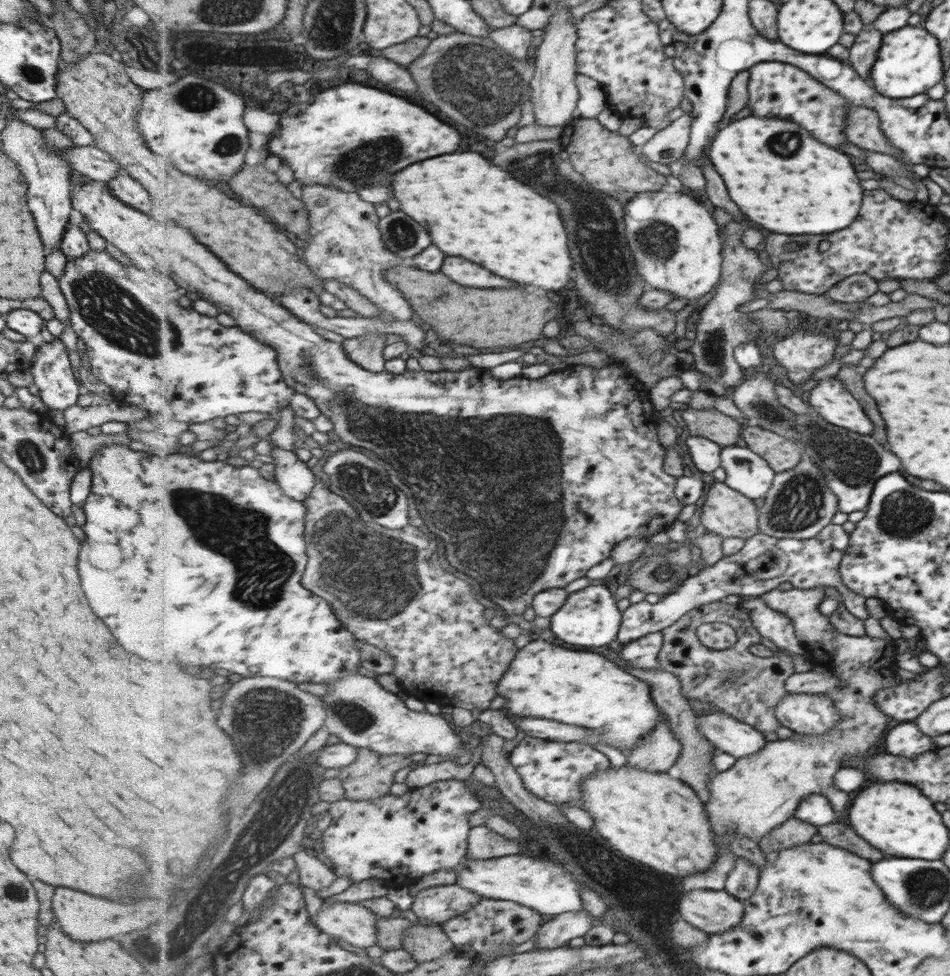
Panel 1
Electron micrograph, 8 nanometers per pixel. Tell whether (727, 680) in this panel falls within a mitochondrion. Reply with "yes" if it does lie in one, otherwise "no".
yes

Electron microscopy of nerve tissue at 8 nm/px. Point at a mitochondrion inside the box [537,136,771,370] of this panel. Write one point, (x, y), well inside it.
(656, 241)

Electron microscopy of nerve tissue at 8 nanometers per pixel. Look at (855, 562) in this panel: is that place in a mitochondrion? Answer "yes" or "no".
no

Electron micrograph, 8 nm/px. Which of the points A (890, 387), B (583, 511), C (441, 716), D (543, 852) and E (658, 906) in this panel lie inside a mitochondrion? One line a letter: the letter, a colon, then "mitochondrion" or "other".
A: other
B: other
C: other
D: other
E: mitochondrion

